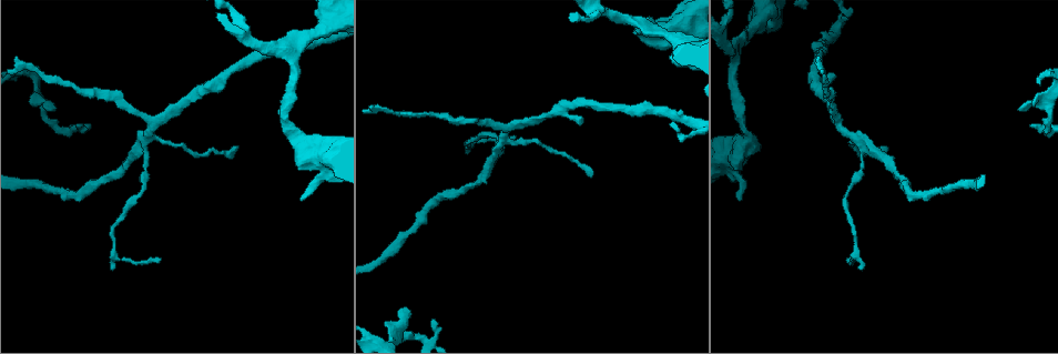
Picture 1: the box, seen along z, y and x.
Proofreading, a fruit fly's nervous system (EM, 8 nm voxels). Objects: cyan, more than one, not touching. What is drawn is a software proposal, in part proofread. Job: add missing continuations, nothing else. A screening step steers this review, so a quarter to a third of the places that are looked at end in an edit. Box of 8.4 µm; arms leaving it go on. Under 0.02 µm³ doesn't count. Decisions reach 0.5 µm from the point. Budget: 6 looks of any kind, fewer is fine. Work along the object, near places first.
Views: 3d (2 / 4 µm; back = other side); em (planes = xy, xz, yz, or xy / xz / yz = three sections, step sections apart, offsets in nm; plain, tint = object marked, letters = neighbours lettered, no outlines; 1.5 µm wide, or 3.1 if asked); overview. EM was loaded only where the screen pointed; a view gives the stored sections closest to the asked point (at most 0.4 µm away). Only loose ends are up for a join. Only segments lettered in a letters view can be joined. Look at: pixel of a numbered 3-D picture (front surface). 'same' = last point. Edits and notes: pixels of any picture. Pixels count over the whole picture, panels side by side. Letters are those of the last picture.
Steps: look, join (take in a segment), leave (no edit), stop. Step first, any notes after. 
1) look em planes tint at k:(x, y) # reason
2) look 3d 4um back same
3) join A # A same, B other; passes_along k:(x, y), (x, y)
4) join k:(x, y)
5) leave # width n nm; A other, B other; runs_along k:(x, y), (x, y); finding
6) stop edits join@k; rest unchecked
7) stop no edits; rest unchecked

look 3d 2um at 1:(299, 198) # branch stops here

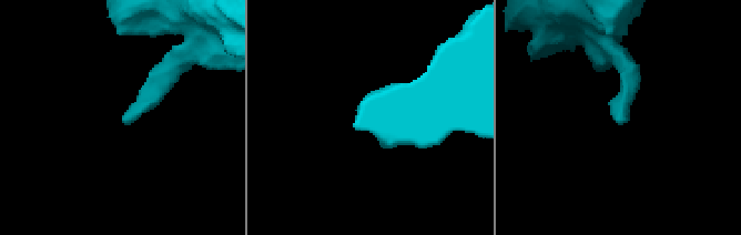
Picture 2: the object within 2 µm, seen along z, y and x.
look em xz step 8 letters at 2:(620, 124)

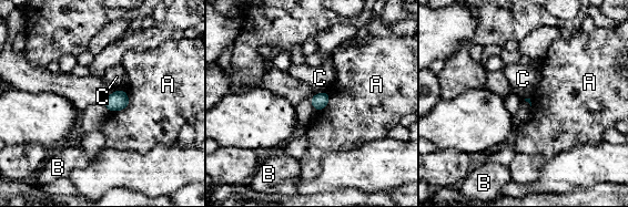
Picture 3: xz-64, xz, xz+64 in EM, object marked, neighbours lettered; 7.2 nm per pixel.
leave # longest_contact A 190 nm; A other, B other, C other; no lettered segment goes on from it

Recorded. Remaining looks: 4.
look em planes letters at 1:(515, 136) # branch stops here

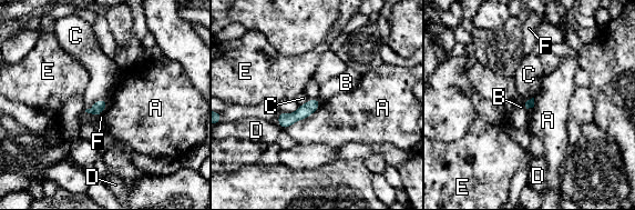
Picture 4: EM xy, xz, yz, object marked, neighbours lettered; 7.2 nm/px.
leave # width 60 nm; A other, B other, C other, D other, E other, F other; none of them fits

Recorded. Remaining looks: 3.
look 3d 4um at 1:(31, 106) # branch stops here

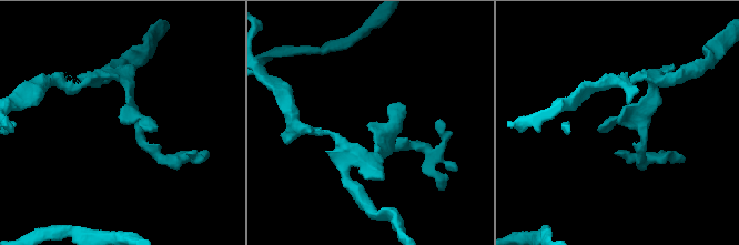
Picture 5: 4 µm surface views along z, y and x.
look em planes tint at 5:(620, 124) # now the EM

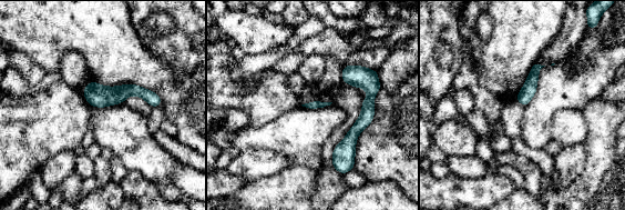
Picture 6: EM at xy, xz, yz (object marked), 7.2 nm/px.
look em planes letters same # see the neighbours

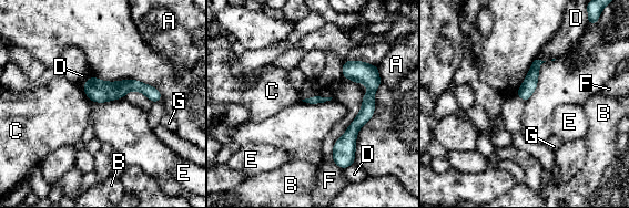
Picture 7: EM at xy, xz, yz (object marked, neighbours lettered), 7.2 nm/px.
leave # A other, B other, C other, D other, E other, F other, G other; border 7:(81, 86), (89, 99); no lettered segment goes on from it

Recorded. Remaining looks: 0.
stop no edits; rest unchecked

